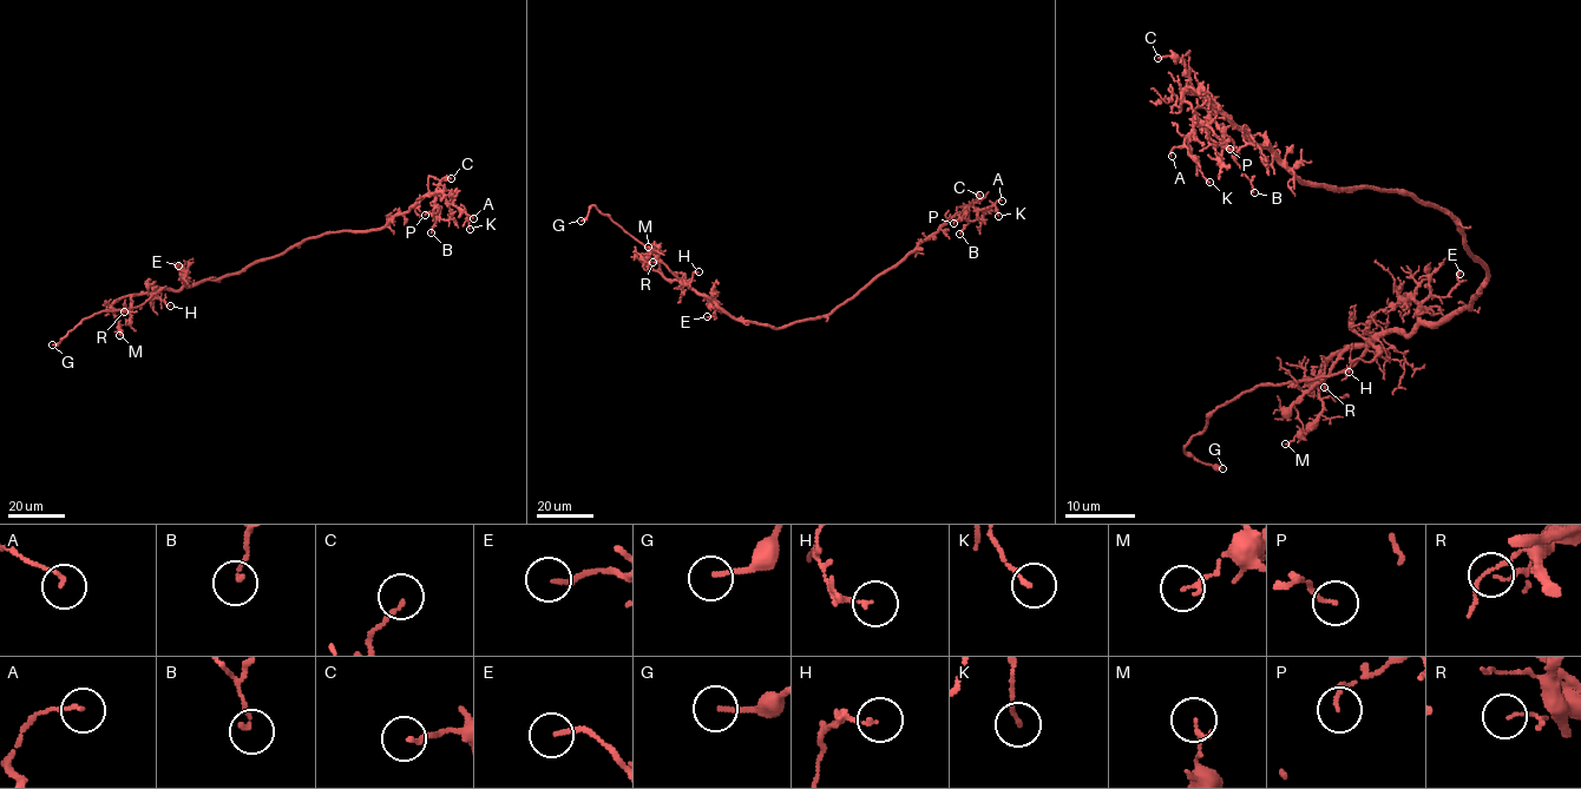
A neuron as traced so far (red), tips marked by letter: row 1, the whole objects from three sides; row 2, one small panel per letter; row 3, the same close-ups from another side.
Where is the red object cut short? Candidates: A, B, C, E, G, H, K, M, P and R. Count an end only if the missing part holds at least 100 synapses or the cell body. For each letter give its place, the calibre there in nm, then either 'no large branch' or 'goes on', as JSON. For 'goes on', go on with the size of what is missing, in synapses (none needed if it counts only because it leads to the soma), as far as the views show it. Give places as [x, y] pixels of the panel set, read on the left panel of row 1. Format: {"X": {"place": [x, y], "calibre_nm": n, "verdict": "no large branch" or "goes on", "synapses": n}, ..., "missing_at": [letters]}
{"A": {"place": [473, 218], "calibre_nm": 120, "verdict": "no large branch"}, "B": {"place": [431, 232], "calibre_nm": 140, "verdict": "no large branch"}, "C": {"place": [451, 178], "calibre_nm": 140, "verdict": "no large branch"}, "E": {"place": [178, 265], "calibre_nm": 160, "verdict": "no large branch"}, "G": {"place": [52, 344], "calibre_nm": 160, "verdict": "goes on"}, "H": {"place": [170, 306], "calibre_nm": 120, "verdict": "no large branch"}, "K": {"place": [470, 229], "calibre_nm": 130, "verdict": "no large branch"}, "M": {"place": [119, 335], "calibre_nm": 140, "verdict": "no large branch"}, "P": {"place": [425, 215], "calibre_nm": 130, "verdict": "no large branch"}, "R": {"place": [124, 311], "calibre_nm": 70, "verdict": "no large branch"}, "missing_at": ["G"]}

